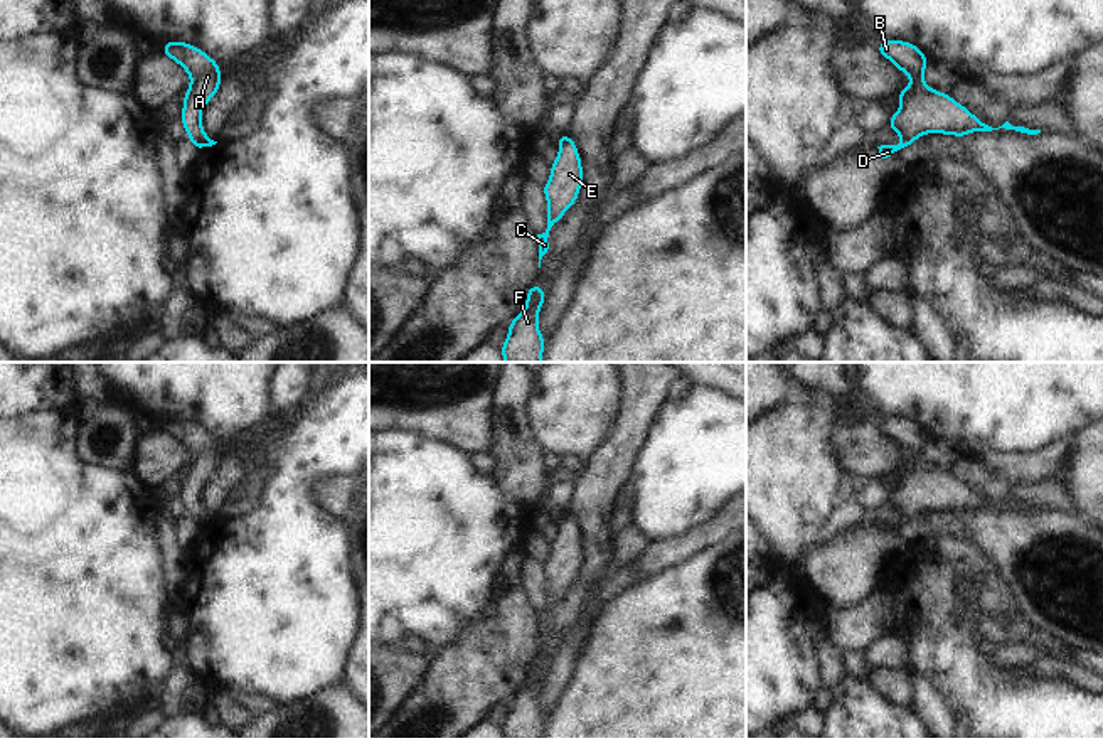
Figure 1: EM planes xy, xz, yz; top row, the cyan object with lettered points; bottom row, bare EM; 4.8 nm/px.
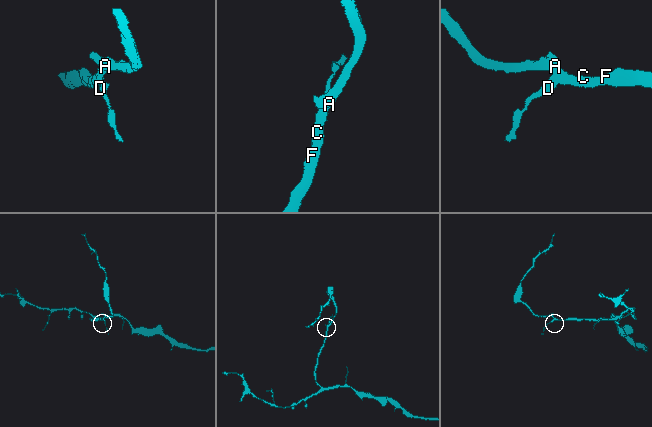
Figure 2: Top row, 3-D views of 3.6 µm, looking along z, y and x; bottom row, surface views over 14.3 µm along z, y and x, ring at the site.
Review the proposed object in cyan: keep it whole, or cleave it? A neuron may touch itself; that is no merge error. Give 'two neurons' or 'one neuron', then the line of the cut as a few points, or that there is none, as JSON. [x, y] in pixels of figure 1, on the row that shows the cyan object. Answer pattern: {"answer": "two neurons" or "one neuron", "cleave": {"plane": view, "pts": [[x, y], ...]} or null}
{"answer": "one neuron", "cleave": null}

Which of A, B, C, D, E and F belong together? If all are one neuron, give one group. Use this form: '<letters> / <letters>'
A B C D E F

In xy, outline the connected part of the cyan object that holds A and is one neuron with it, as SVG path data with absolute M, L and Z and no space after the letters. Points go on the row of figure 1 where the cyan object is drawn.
M165 40L162 54L182 66L190 78L179 118L185 128L185 135L199 152L216 145L217 142L210 140L202 128L202 108L221 88L221 64L197 45L182 40Z

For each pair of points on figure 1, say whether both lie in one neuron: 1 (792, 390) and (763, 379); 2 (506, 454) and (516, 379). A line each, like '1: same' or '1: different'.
1: same
2: same

